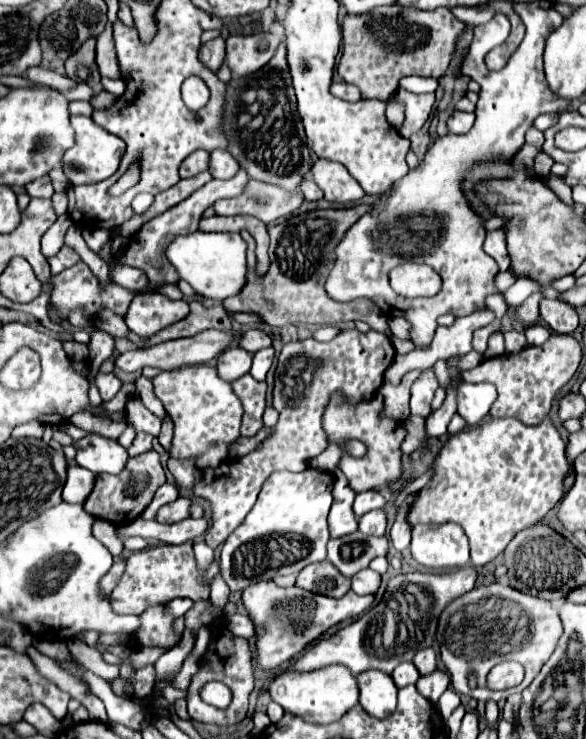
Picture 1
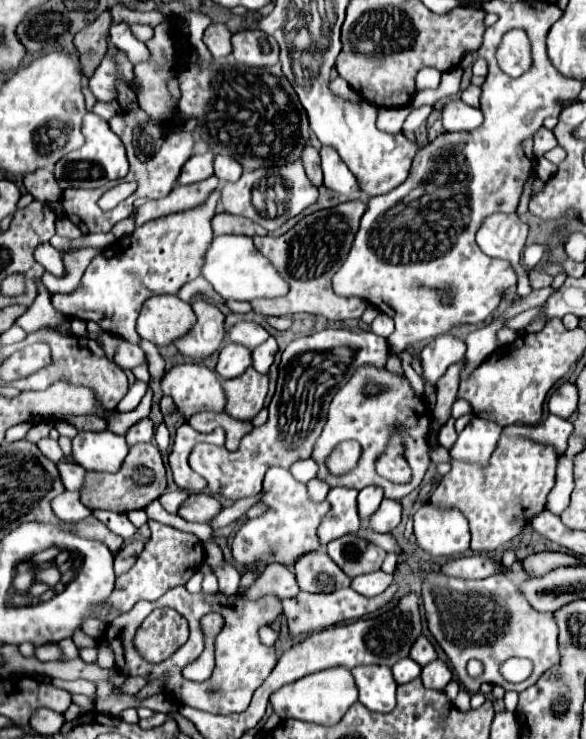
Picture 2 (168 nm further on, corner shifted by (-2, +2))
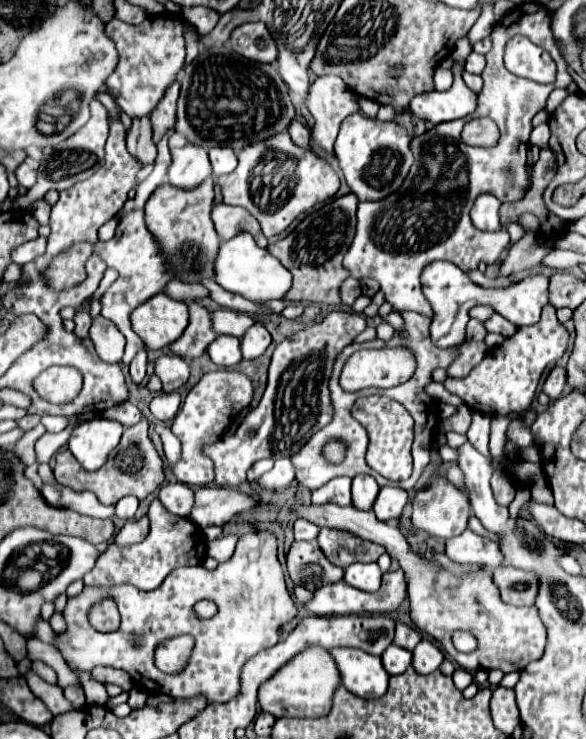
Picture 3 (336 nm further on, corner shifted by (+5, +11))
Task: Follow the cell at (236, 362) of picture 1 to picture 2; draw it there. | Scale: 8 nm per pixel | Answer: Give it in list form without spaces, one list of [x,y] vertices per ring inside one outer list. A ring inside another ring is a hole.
[[[228,344],[228,346],[224,346],[220,350],[216,372],[222,378],[236,378],[236,376],[240,376],[252,364],[250,354],[252,352],[248,348],[244,348],[244,346],[240,346],[240,344]]]

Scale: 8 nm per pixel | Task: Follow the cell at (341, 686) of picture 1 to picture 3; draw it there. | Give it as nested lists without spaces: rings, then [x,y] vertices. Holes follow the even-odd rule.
[[[311,647],[283,665],[259,687],[259,705],[273,717],[325,717],[333,705],[333,693],[341,685],[341,673],[329,651]]]

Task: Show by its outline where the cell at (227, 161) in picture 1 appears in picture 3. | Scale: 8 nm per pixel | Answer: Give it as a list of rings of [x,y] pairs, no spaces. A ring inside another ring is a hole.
[[[213,147],[209,149],[209,159],[213,165],[213,175],[227,175],[237,167],[237,155],[233,149],[227,147]]]

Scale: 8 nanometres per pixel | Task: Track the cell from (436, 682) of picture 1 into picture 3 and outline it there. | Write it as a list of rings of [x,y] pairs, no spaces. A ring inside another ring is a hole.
[[[423,639],[415,649],[413,649],[413,669],[421,675],[433,673],[439,669],[439,665],[443,663],[443,653],[439,647],[435,647],[431,641]]]

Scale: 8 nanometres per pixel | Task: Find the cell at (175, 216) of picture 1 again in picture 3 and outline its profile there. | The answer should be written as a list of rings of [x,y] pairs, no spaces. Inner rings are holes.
[[[131,211],[127,217],[123,217],[117,225],[115,237],[107,243],[97,241],[97,245],[89,245],[89,253],[97,253],[107,267],[115,269],[119,273],[119,277],[109,285],[109,289],[101,295],[101,315],[109,321],[113,321],[119,331],[125,335],[127,345],[125,345],[125,355],[123,355],[123,363],[129,365],[131,359],[145,349],[145,343],[141,341],[141,337],[131,329],[129,323],[129,313],[141,305],[143,301],[147,301],[149,297],[153,297],[155,293],[161,293],[165,289],[165,285],[173,279],[171,273],[171,265],[167,261],[167,257],[163,257],[161,245],[157,243],[157,239],[149,233],[147,225],[145,225],[145,217],[143,211]]]

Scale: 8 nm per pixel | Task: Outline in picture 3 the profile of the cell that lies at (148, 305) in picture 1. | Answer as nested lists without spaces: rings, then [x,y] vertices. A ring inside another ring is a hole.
[[[165,293],[153,295],[153,299],[141,303],[141,307],[131,313],[133,331],[139,333],[147,349],[163,349],[171,345],[181,337],[187,323],[187,305]]]

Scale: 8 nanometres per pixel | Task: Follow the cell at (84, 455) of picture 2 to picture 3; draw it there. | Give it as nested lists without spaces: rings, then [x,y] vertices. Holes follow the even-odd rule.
[[[91,419],[77,425],[69,437],[69,451],[81,467],[95,471],[105,465],[109,453],[121,439],[123,425],[111,419]]]

